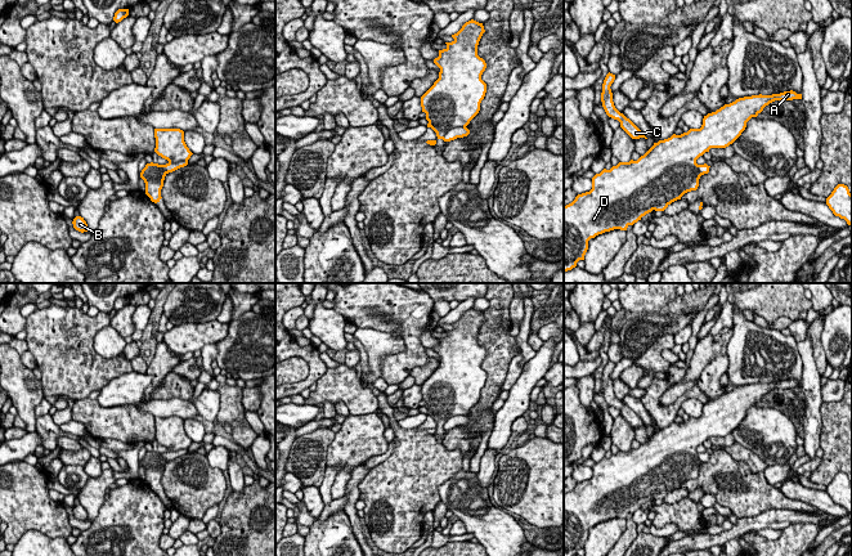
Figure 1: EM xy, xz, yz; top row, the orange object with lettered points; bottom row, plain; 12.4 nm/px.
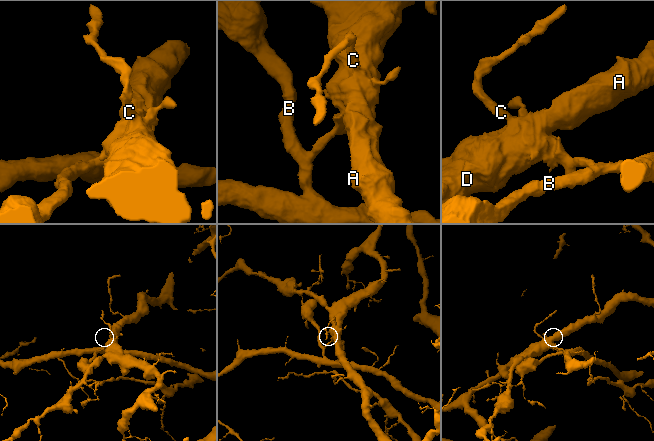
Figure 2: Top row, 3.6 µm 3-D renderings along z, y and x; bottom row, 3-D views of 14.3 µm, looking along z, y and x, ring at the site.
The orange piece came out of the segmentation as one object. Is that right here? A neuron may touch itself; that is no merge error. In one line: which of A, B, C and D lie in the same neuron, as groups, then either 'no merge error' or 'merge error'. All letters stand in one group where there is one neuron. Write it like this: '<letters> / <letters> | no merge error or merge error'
A C D / B | merge error

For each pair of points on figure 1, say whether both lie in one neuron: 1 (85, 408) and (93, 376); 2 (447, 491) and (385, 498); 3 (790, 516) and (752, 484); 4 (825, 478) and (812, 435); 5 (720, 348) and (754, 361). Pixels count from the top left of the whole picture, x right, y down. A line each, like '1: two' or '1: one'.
1: two
2: two
3: two
4: two
5: two

